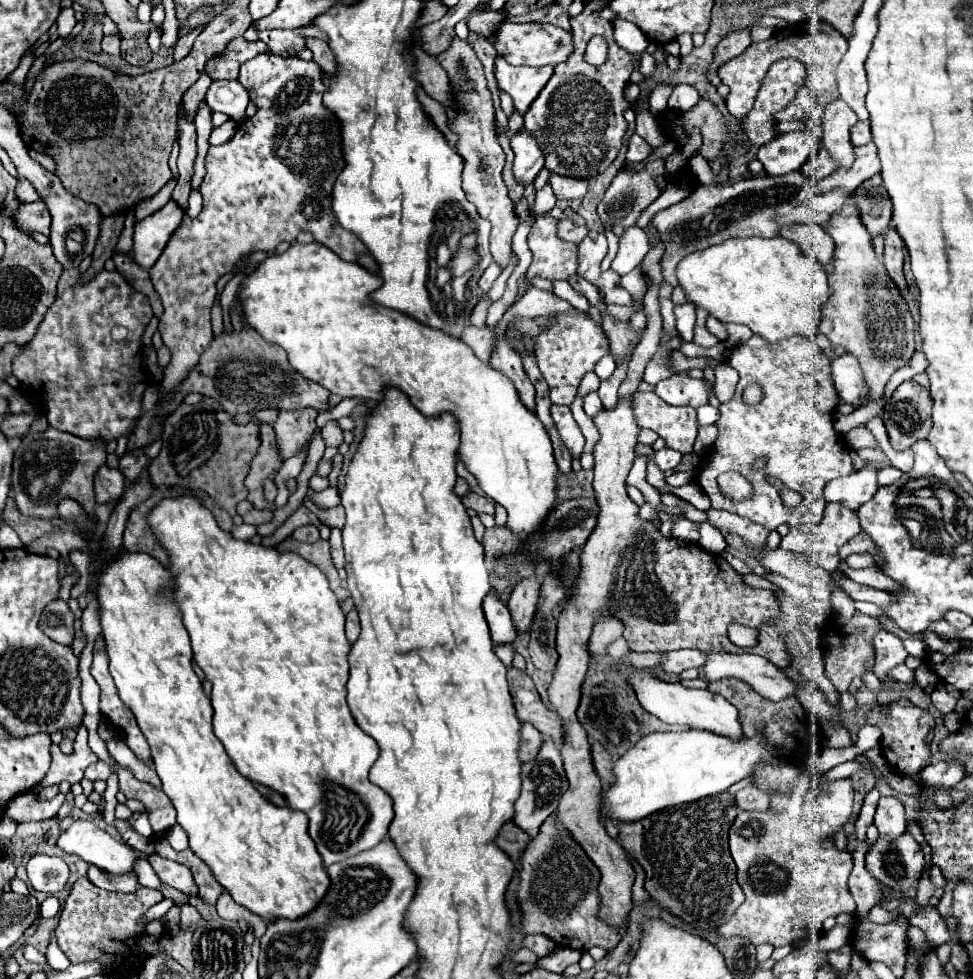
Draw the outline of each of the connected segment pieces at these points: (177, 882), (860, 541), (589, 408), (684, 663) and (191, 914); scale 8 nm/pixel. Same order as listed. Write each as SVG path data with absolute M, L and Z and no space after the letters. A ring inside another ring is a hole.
M157 853L149 855L147 857L149 865L155 869L157 877L169 885L169 887L175 887L187 895L197 895L197 885L193 881L193 875L189 871L189 867L177 863L177 861L169 861L169 859L163 859L159 857Z
M859 533L859 537L853 537L851 541L847 541L847 545L843 545L839 549L839 557L845 559L851 553L871 553L875 557L875 565L883 567L883 555L879 553L879 549L875 549L875 545L871 545L871 537L867 537L867 533Z
M590 392L583 397L583 407L585 407L585 413L587 413L589 417L597 415L597 413L603 409L603 405L601 405L601 399L597 397L597 392Z
M677 649L663 653L663 661L657 667L661 667L665 673L681 673L693 667L699 669L703 667L703 663L705 663L705 653L699 653L695 649Z
M185 903L185 905L181 905L181 921L183 921L183 925L187 925L187 927L197 925L197 923L201 923L201 913L199 913L193 905Z

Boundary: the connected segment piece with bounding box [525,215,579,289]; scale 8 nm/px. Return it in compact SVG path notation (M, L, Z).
M549 215L537 217L529 233L529 249L533 253L533 263L527 271L525 285L531 287L533 277L543 277L549 281L569 279L577 273L579 251L575 243L561 241L555 235L555 219Z

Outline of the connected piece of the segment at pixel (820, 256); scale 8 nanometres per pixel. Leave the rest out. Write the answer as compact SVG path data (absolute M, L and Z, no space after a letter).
M799 223L793 227L785 227L781 231L781 235L785 239L797 243L805 255L817 259L827 269L831 267L831 249L835 247L835 243L831 241L831 237L827 237L827 231L823 227Z

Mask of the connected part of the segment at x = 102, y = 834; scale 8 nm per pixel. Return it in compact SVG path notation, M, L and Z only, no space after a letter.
M89 819L73 821L59 835L57 847L115 875L133 871L133 861L137 857L131 847L115 841L107 831L99 829Z

